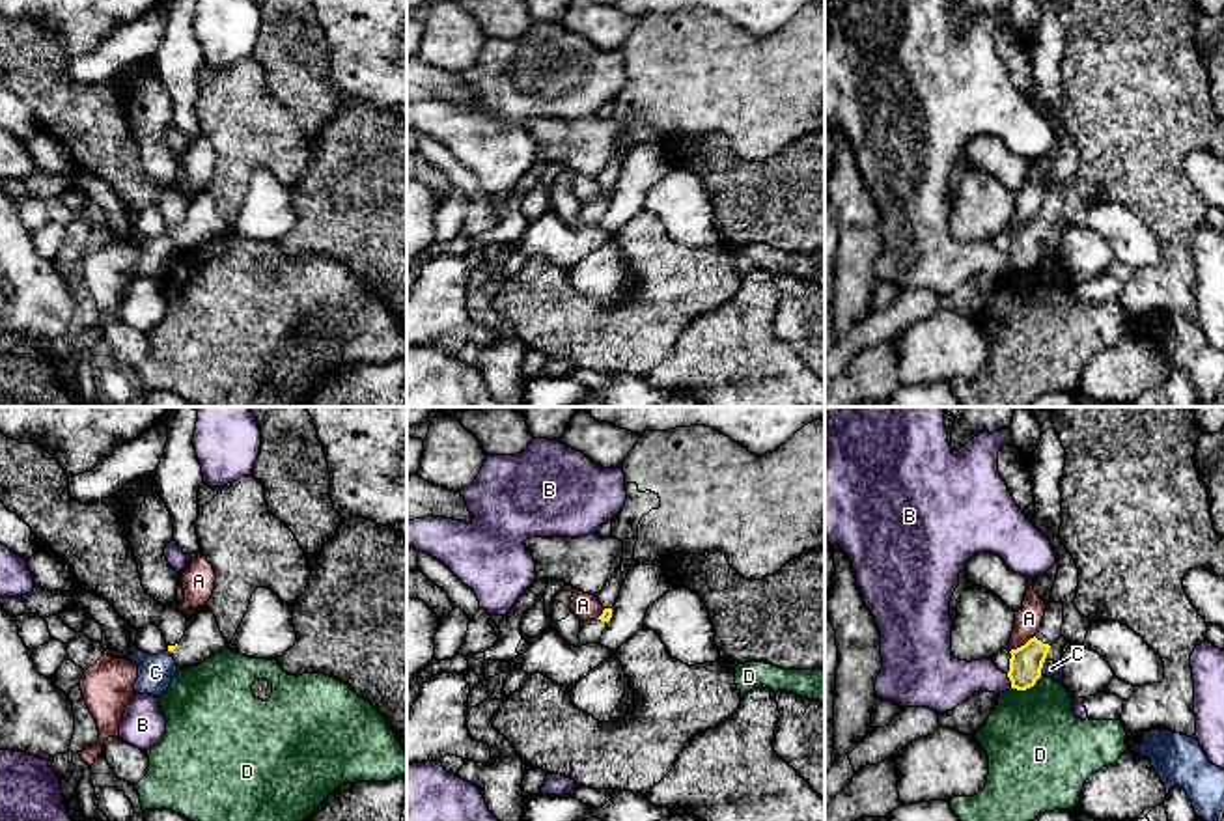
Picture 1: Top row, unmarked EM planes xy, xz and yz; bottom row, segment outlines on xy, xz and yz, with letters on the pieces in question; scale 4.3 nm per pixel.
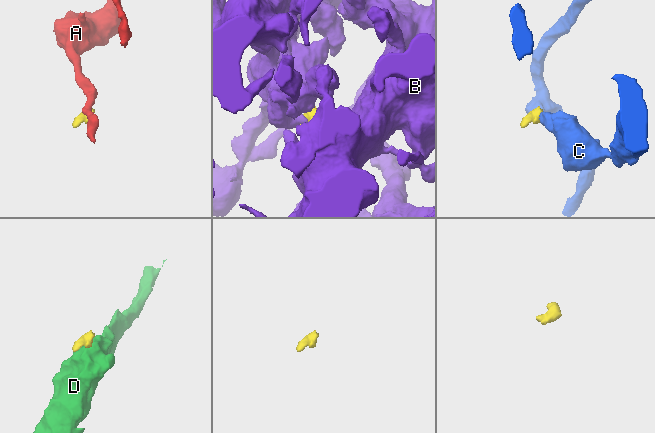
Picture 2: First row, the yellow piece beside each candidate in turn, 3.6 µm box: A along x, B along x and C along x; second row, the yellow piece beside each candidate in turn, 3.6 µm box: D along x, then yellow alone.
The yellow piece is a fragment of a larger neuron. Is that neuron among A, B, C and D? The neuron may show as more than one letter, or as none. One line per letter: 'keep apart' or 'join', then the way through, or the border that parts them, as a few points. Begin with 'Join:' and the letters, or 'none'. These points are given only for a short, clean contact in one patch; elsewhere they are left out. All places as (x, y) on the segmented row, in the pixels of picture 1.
Join: none
A: keep apart; border along yz (1034, 637), (1010, 652)
B: keep apart; border along yz (1006, 674), (1012, 687)
C: keep apart; border along yz (1045, 657), (1040, 674)
D: keep apart; border along yz (1042, 676), (1025, 689), (1012, 689)

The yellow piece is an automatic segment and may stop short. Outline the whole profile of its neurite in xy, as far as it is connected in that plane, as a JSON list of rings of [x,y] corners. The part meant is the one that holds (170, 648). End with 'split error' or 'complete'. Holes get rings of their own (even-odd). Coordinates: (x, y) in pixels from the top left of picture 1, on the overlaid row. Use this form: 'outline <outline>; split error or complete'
outline [[[0,433],[0,502],[24,521],[41,550],[63,560],[76,582],[90,593],[106,599],[136,629],[155,623],[172,653],[187,631],[187,618],[177,603],[159,605],[142,586],[138,565],[123,526],[123,504],[114,496],[80,504],[69,491],[69,476],[43,448],[21,444]]]; split error

